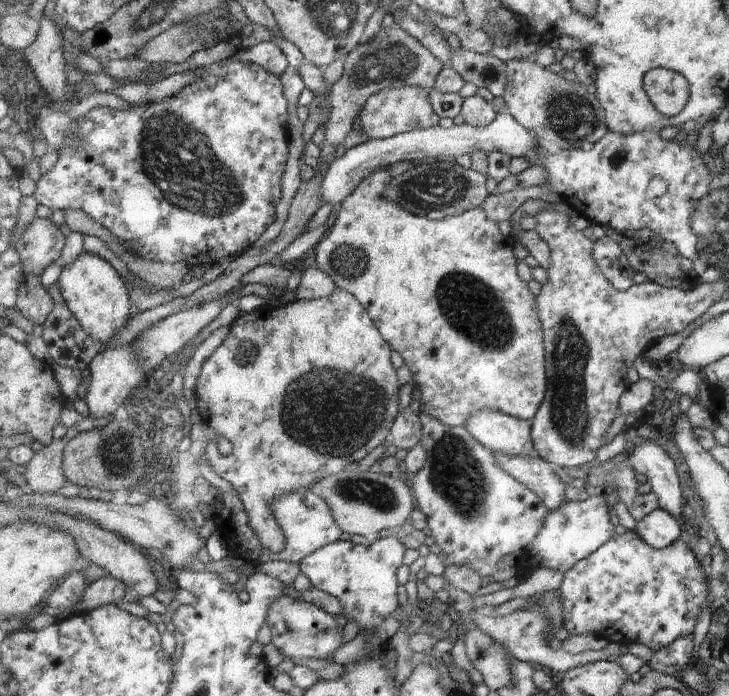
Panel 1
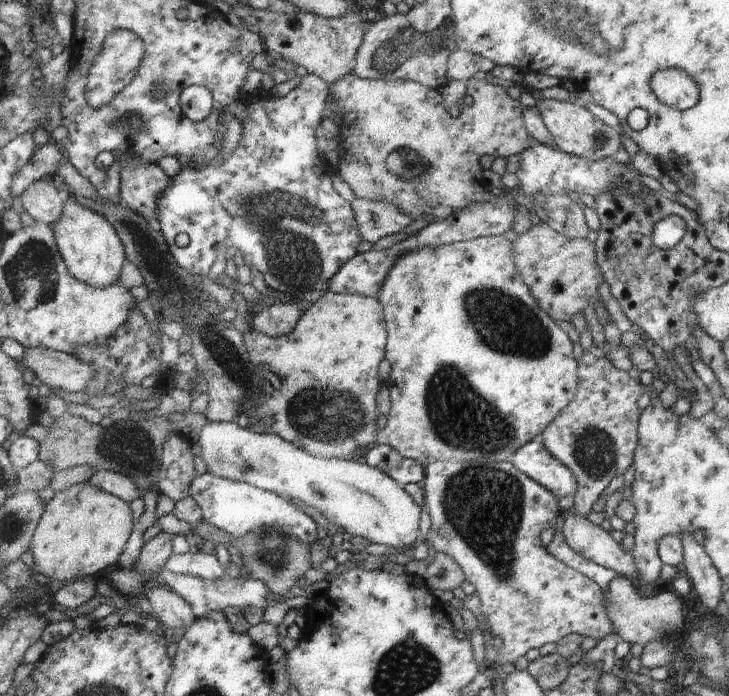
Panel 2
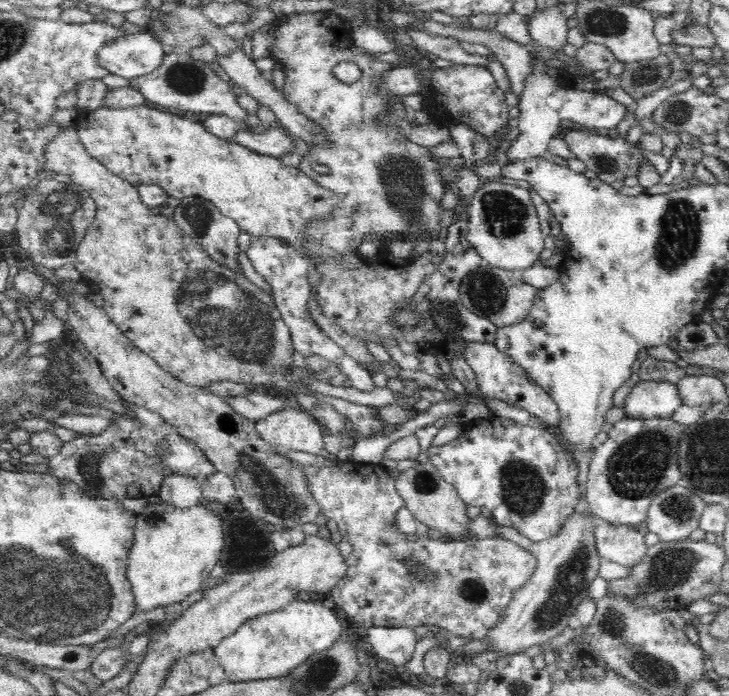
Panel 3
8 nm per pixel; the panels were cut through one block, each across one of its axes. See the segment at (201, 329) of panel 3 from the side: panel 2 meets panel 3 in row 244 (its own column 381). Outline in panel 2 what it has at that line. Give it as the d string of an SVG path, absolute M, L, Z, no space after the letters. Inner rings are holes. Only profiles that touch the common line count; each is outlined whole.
M355 74L347 75L341 80L338 80L334 85L330 86L330 94L337 97L343 107L343 126L341 128L351 128L350 132L343 132L344 151L341 154L339 174L342 180L345 181L352 189L356 197L362 199L371 199L372 201L391 201L397 205L405 214L412 216L413 219L422 218L429 224L437 221L447 220L467 209L475 203L495 203L498 198L503 198L503 195L496 196L491 192L491 185L483 178L483 168L481 167L481 156L485 154L493 155L494 157L512 157L513 155L522 155L525 151L532 149L539 144L536 138L528 131L526 120L524 119L525 107L519 99L513 99L504 88L498 85L487 83L485 80L476 81L469 80L469 89L471 91L472 104L470 107L465 107L461 110L461 114L453 118L448 112L443 91L432 89L425 85L419 84L417 81L410 80L385 80L385 79L364 79L357 77Z

